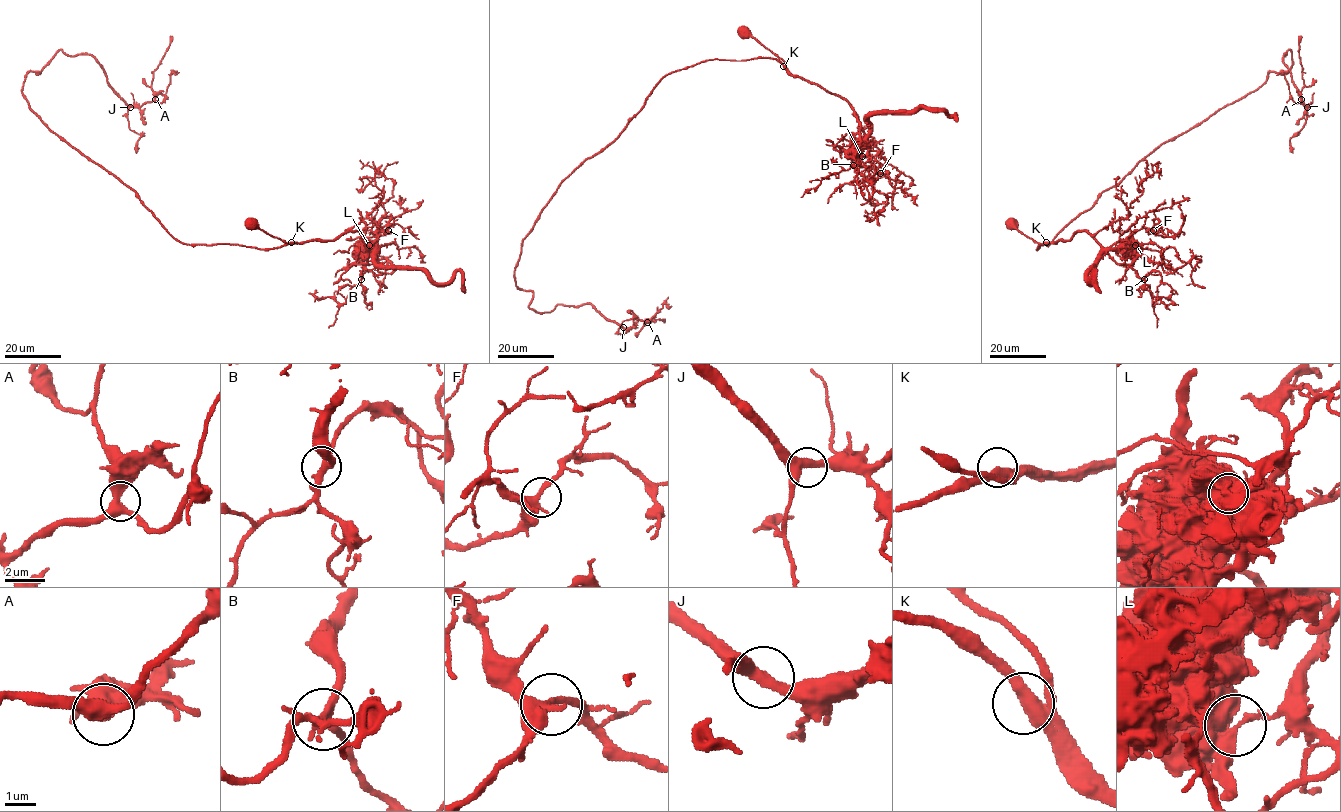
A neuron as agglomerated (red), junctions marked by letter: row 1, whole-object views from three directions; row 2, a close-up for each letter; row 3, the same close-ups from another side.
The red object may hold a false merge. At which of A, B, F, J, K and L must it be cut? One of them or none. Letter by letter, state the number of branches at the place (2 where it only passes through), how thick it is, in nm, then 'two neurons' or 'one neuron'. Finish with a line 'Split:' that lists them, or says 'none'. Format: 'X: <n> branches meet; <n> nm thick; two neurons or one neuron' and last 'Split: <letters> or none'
A: 3 branches meet; 400 nm thick; one neuron
B: 3 branches meet; 280 nm thick; one neuron
F: 3 branches meet; 300 nm thick; one neuron
J: 3 branches meet; 360 nm thick; one neuron
K: 3 branches meet; 360 nm thick; one neuron
L: 3 branches meet; 320 nm thick; two neurons
Split: L

